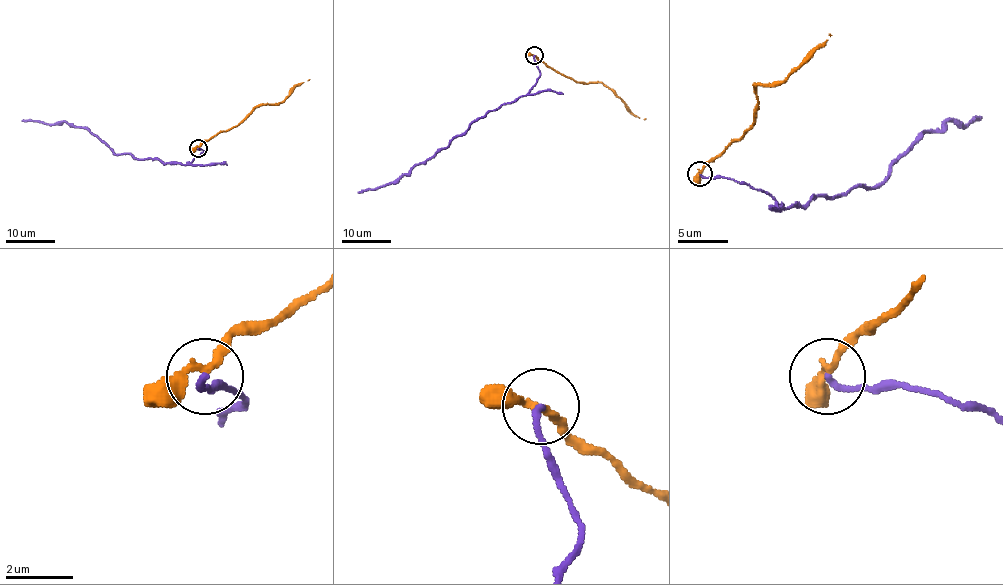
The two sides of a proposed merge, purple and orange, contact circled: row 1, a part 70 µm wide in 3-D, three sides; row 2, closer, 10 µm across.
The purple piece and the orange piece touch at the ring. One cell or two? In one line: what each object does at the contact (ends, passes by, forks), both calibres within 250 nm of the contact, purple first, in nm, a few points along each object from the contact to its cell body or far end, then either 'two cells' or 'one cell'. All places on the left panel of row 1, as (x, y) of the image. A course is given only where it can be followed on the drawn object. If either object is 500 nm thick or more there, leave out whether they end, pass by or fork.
purple ends there; orange passes by; 180 nm thick on the purple side, 200 nm on the other; purple runs (199, 148), (203, 152), (189, 164), (164, 164), (161, 160), (115, 154), (87, 130), (64, 122), (21, 120); orange runs (199, 147), (241, 122), (257, 106), (279, 104), (296, 86), (310, 79); two cells

